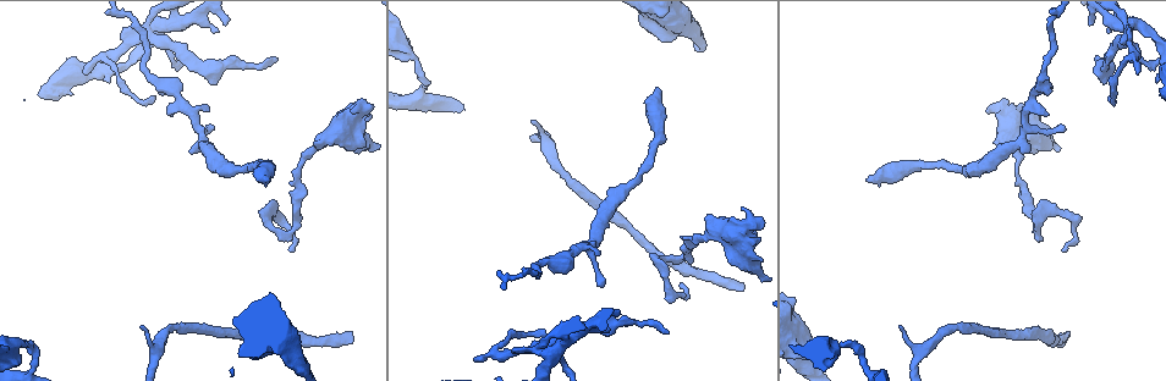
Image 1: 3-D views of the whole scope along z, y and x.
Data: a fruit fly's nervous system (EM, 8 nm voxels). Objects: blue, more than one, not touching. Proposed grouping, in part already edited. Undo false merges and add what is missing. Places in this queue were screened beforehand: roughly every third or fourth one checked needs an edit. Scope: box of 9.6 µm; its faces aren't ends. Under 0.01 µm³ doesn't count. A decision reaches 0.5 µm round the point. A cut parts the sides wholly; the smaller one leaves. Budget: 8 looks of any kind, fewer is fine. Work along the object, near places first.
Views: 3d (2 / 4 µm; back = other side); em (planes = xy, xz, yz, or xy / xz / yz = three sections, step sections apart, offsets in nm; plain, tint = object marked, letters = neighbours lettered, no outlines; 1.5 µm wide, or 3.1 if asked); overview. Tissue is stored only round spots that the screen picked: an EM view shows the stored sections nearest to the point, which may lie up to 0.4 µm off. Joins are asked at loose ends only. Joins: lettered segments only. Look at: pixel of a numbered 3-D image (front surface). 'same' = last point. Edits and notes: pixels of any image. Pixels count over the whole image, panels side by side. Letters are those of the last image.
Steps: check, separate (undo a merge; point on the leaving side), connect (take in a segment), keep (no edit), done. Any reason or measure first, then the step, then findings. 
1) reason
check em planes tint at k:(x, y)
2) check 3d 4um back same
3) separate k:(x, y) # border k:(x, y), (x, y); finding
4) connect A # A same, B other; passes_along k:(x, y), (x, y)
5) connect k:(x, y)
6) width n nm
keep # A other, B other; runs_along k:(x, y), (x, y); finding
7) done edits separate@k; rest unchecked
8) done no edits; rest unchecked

three-way junction
check 3d 2um at 1:(425, 89)

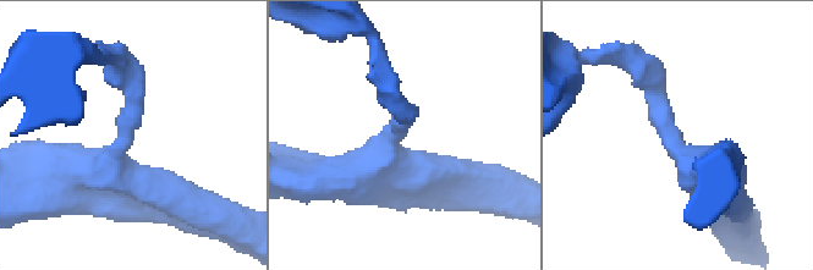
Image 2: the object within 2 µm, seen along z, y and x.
arms 3; now the EM
check em planes plain at 2:(128, 134)

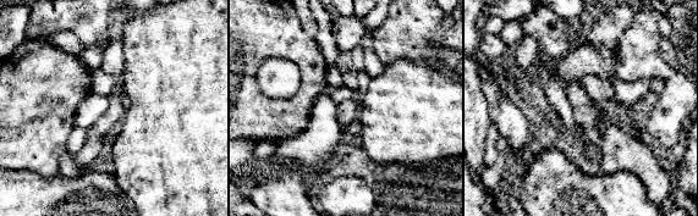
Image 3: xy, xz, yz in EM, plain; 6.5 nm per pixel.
check em planes letters same

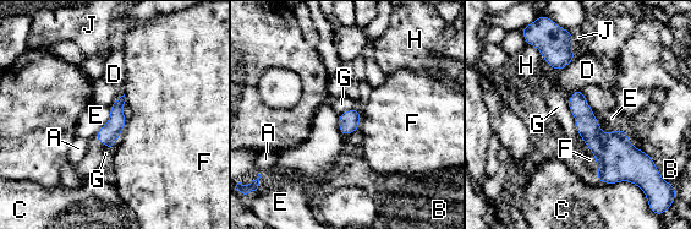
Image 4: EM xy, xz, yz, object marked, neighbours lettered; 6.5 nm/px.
keep # A other, B other, C other, D other, E other, F other, G other, H other, J other; continuous, no second cell

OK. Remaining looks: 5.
sharp bend
check 3d 2um at 1:(586, 244)

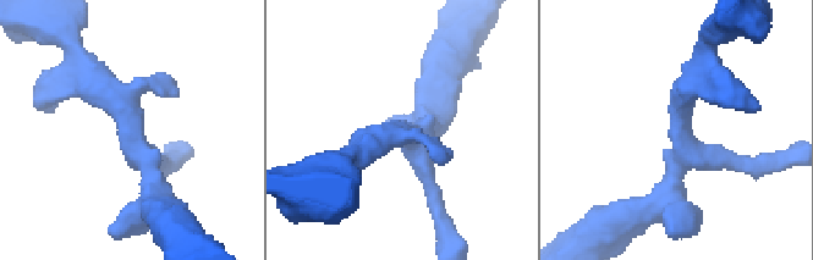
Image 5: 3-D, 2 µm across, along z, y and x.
check em xz step 8 tint at 5:(682, 151)

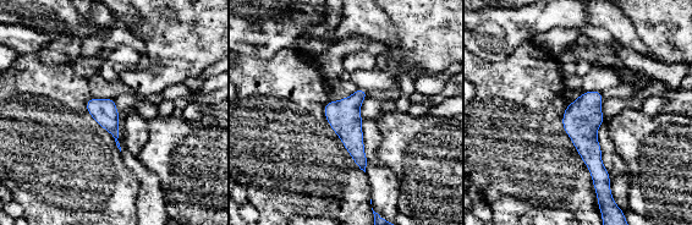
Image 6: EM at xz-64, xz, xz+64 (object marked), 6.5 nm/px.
check em planes letters same

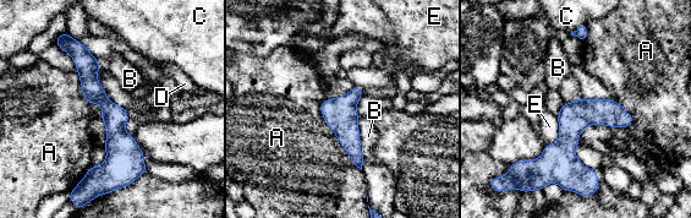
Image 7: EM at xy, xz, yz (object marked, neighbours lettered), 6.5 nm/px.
width 160 nm
keep # A other, B other, C other, D other, E other; runs_along 7:(73, 43), (114, 115), (114, 162), (94, 181); all the same cell

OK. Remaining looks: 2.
free end
check em planes letters at 1:(266, 180)

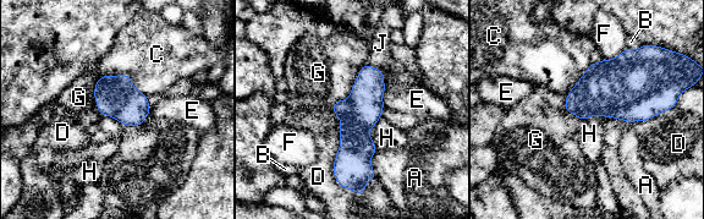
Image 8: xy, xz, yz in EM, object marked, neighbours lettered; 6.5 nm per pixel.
connect J # A other, B other, C other, D other, E other, F other, G other, H other, J same; passes_along 8:(364, 104), (374, 67), (380, 43); it goes on there

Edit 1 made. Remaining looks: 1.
done edits connect@8; rest unchecked

